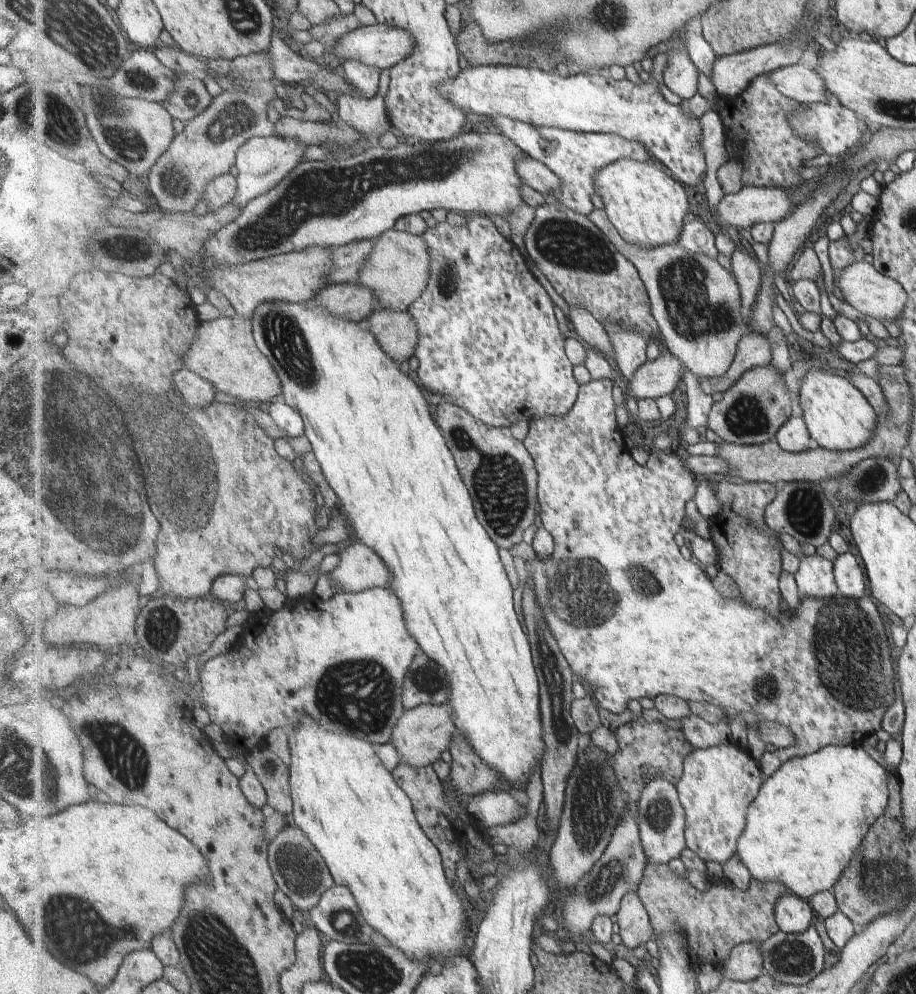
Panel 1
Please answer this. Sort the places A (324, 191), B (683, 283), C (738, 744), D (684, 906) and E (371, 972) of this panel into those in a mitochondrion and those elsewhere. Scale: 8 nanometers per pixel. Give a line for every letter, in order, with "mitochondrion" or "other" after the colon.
A: mitochondrion
B: mitochondrion
C: other
D: other
E: mitochondrion

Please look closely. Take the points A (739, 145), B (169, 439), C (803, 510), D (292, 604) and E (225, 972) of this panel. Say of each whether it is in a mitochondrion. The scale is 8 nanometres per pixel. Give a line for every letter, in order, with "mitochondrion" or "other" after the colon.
A: other
B: mitochondrion
C: mitochondrion
D: other
E: mitochondrion

